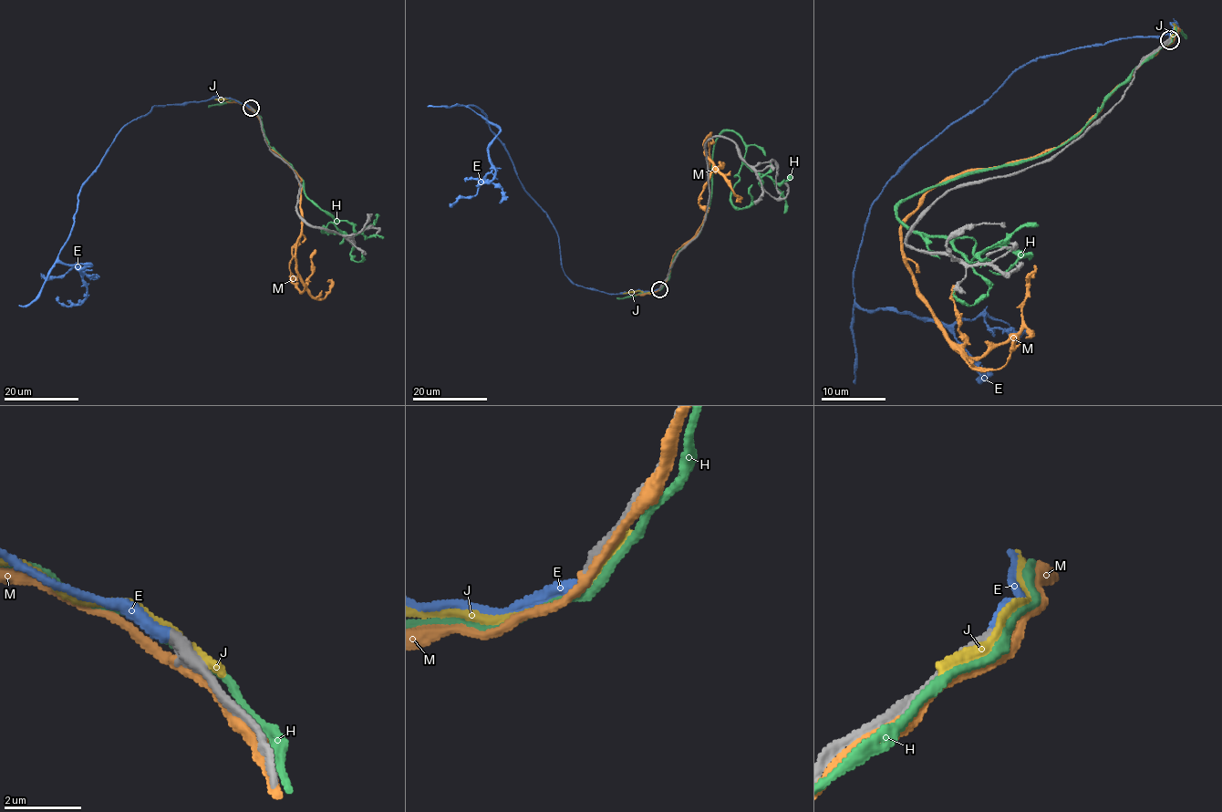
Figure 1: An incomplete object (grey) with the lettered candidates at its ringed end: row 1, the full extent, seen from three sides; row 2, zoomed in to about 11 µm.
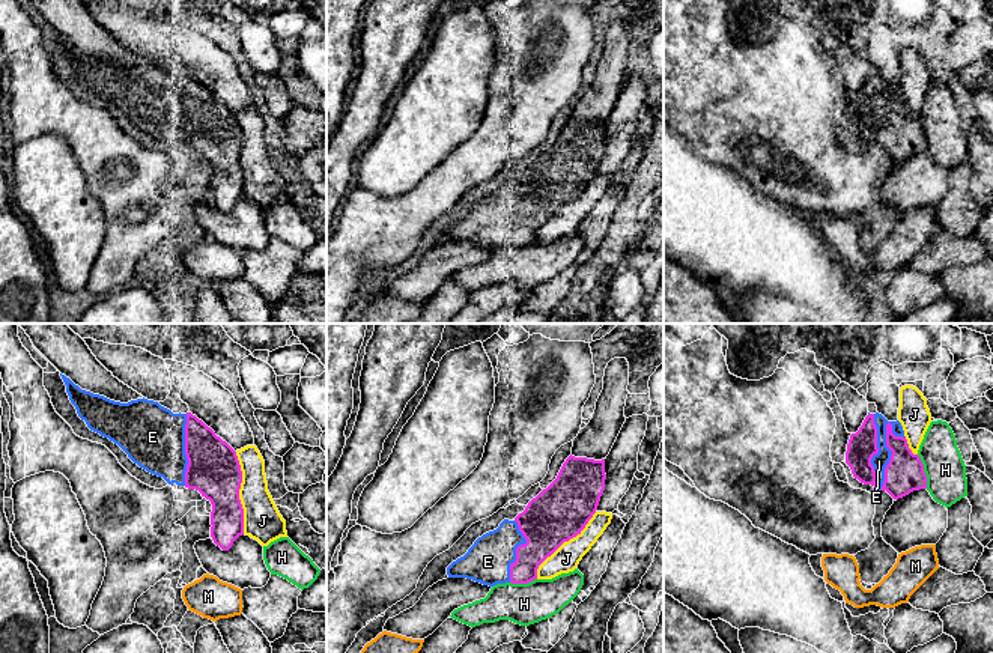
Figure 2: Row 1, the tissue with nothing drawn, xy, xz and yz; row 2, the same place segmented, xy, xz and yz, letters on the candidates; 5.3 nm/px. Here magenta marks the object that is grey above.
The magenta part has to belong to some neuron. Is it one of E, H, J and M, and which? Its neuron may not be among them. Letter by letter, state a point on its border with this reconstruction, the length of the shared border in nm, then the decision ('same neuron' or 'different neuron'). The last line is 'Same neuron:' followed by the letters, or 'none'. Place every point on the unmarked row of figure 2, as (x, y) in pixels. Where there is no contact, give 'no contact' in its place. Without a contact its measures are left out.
E: contact yz (877, 115); length 400 nm; same neuron
H: contact yz (923, 134); length 190 nm; different neuron
J: contact xy (238, 155); length 440 nm; different neuron
M: no contact; different neuron
Same neuron: E

